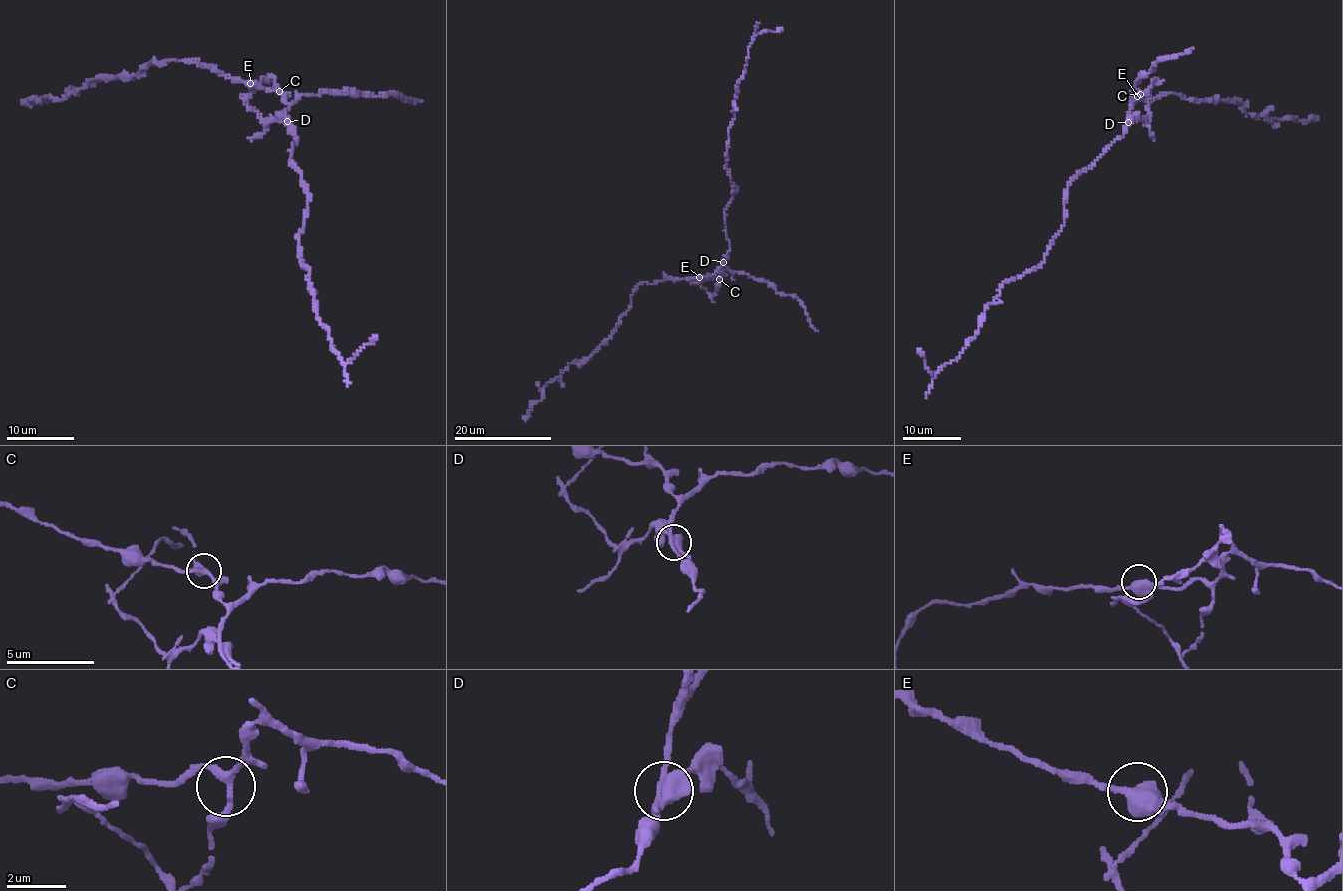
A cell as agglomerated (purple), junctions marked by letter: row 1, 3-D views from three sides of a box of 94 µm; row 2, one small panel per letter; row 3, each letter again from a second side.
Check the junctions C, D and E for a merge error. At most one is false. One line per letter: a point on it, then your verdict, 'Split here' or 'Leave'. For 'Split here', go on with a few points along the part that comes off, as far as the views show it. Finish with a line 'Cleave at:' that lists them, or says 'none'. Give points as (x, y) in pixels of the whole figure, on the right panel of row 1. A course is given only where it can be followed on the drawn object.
C: Place: (1140, 94). Leave
D: Place: (1128, 122). Split here. Course of the part to remove: (1128, 122), (1139, 118), (1147, 122), (1151, 114), (1148, 112), (1151, 87), (1163, 81)
E: Place: (1137, 96). Leave
Cleave at: D

